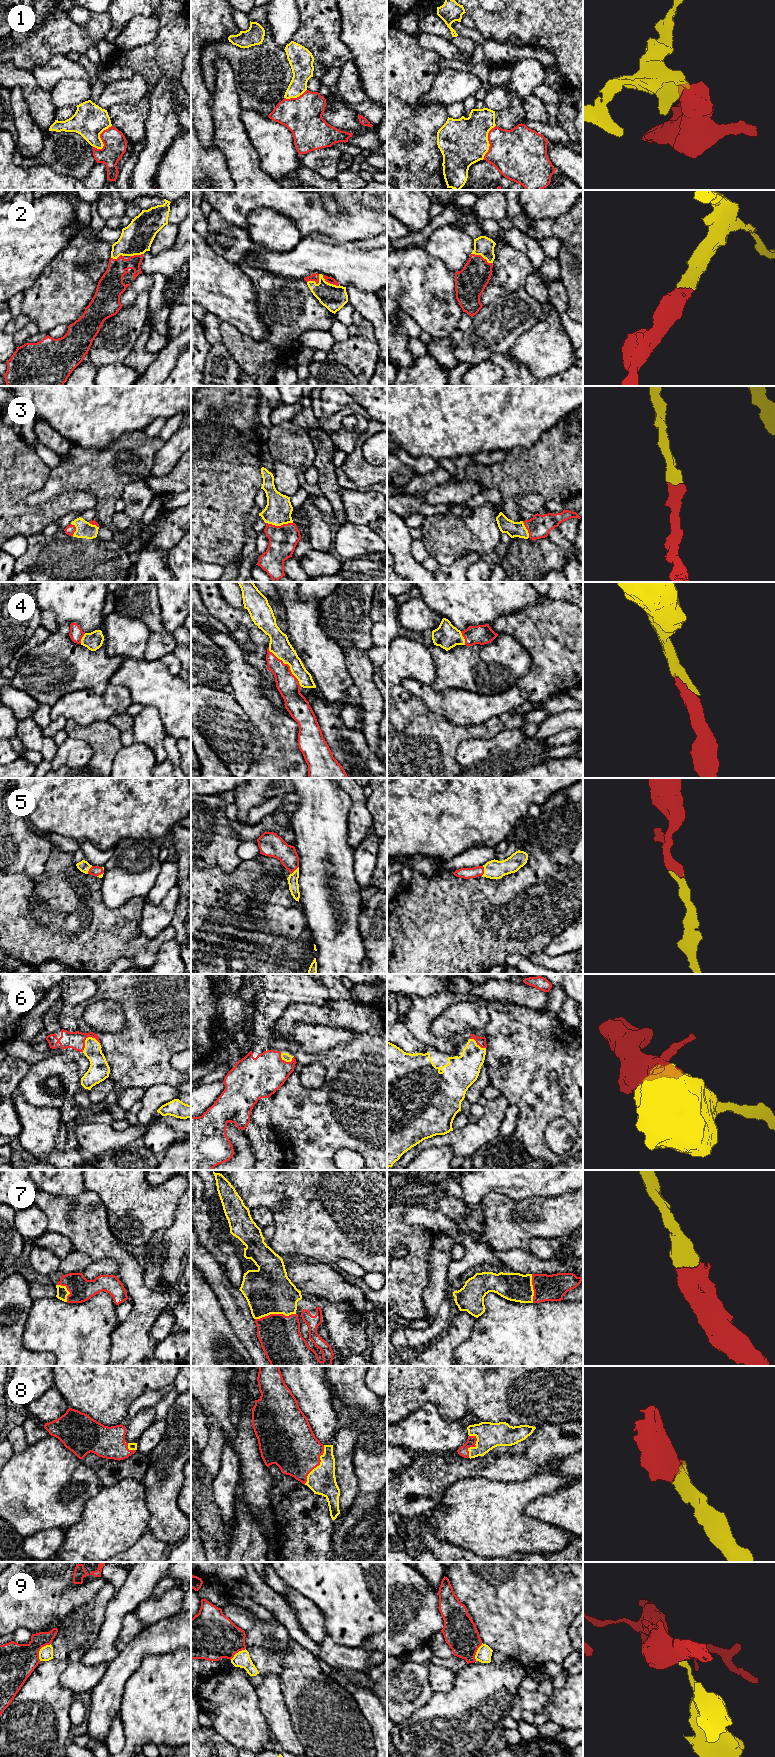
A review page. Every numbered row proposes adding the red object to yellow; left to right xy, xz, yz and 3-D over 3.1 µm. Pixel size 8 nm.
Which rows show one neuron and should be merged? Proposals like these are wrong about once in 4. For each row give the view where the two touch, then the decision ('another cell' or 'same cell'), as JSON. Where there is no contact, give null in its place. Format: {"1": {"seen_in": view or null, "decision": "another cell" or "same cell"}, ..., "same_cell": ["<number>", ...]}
{"1": {"seen_in": "xy", "decision": "another cell"}, "2": {"seen_in": "yz", "decision": "same cell"}, "3": {"seen_in": "xz", "decision": "same cell"}, "4": {"seen_in": "xz", "decision": "same cell"}, "5": {"seen_in": "yz", "decision": "same cell"}, "6": {"seen_in": "xy", "decision": "same cell"}, "7": {"seen_in": "xz", "decision": "same cell"}, "8": {"seen_in": "xz", "decision": "same cell"}, "9": {"seen_in": "xy", "decision": "another cell"}, "same_cell": ["2", "3", "4", "5", "6", "7", "8"]}

